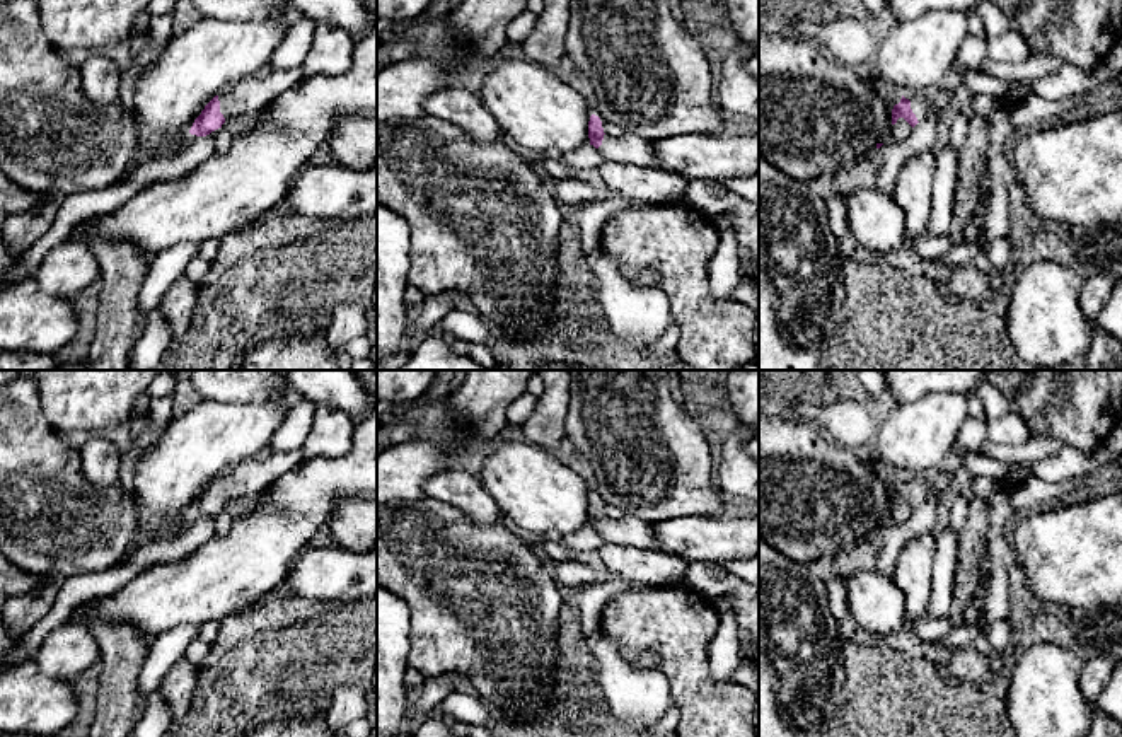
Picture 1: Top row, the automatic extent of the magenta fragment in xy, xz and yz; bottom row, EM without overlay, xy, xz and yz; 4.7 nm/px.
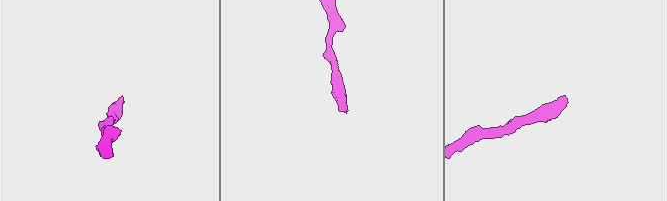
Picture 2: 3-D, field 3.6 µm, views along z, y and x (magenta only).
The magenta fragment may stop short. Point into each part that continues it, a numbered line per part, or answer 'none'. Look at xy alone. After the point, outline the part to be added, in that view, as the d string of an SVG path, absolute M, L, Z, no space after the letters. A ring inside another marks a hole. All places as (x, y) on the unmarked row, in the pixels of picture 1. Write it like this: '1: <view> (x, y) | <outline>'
1: xy (253, 475) | M302 450L275 452L266 457L251 456L220 473L220 495L223 500L239 500L240 503L263 490L271 488L290 469L305 461Z

